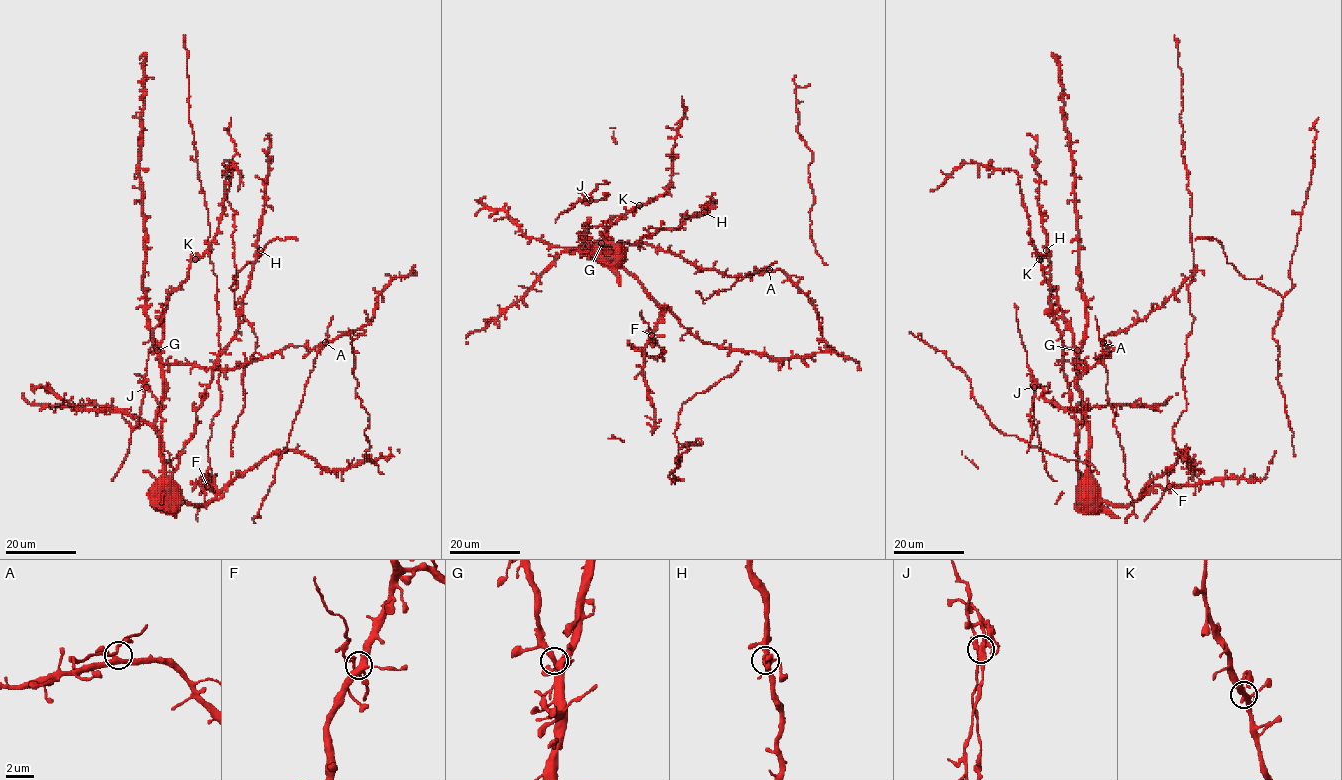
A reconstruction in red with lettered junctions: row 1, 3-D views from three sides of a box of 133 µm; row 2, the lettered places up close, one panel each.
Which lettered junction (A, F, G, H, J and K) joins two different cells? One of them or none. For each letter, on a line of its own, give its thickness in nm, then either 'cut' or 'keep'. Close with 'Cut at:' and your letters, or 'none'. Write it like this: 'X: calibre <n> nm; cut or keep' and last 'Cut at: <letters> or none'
A: calibre 360 nm; keep
F: calibre 420 nm; keep
G: calibre 440 nm; keep
H: calibre 280 nm; keep
J: calibre 320 nm; cut
K: calibre 320 nm; keep
Cut at: J

